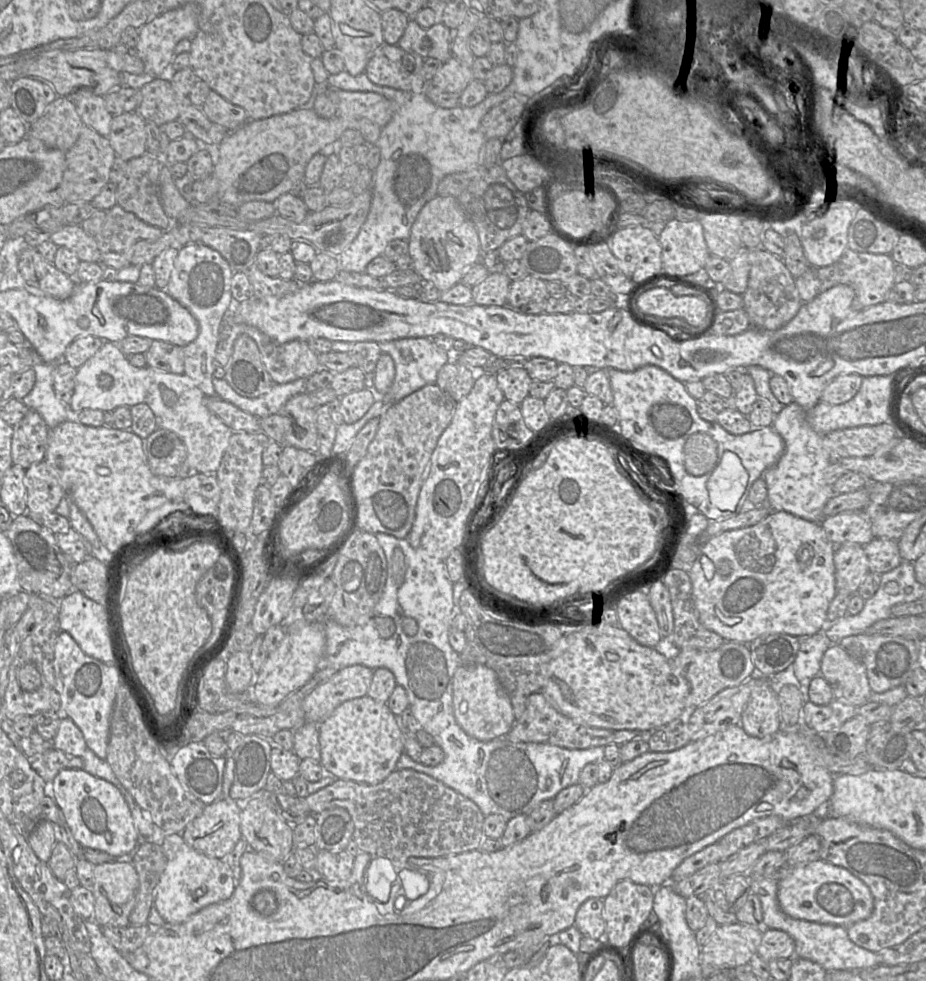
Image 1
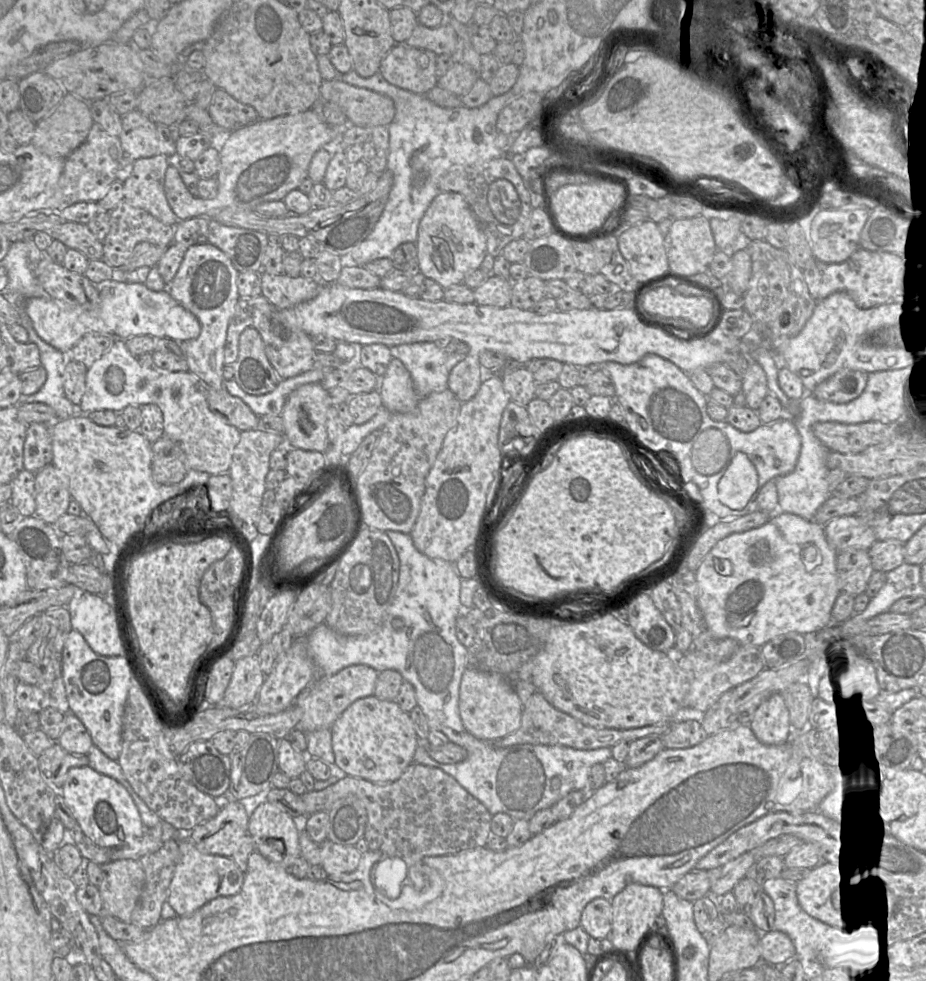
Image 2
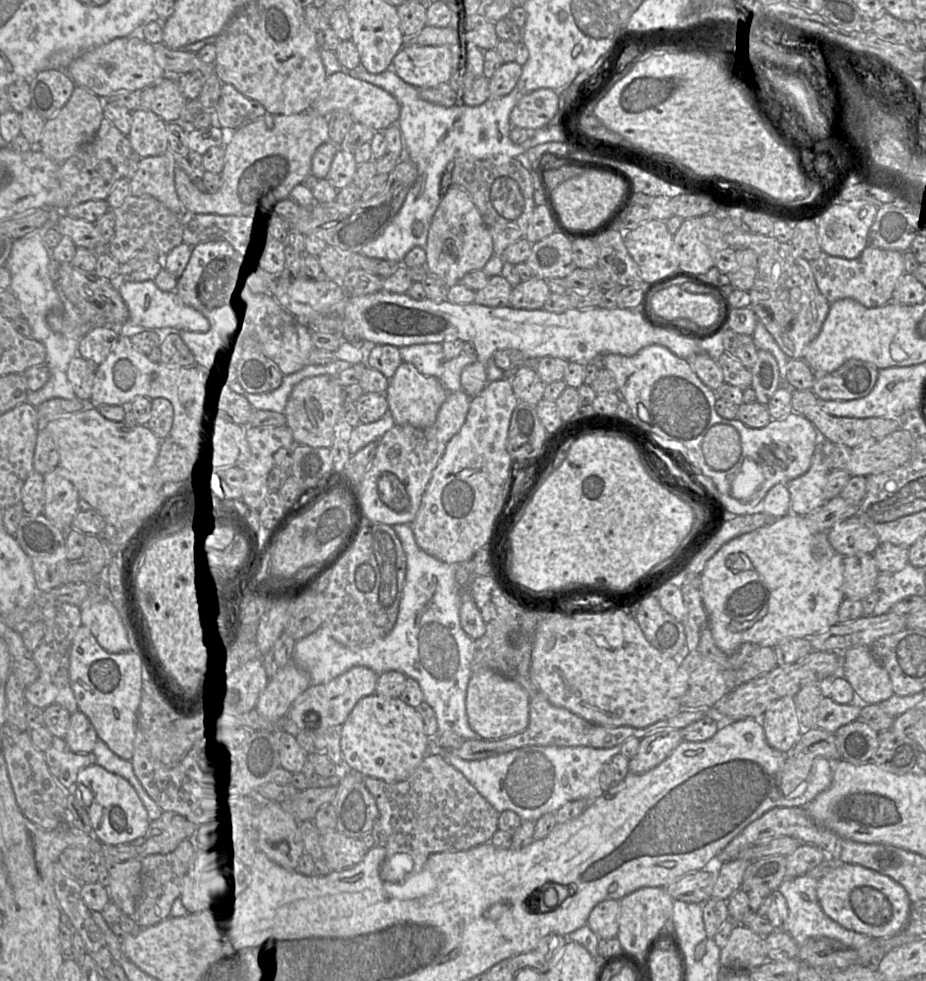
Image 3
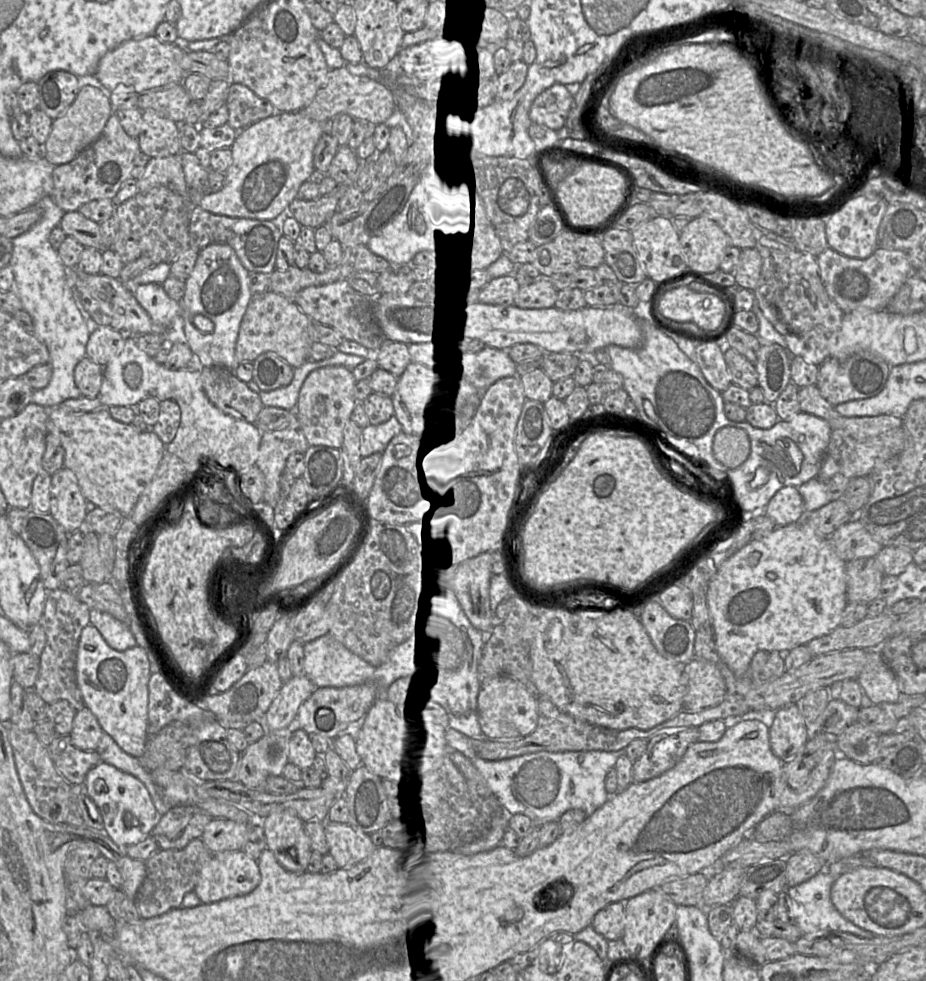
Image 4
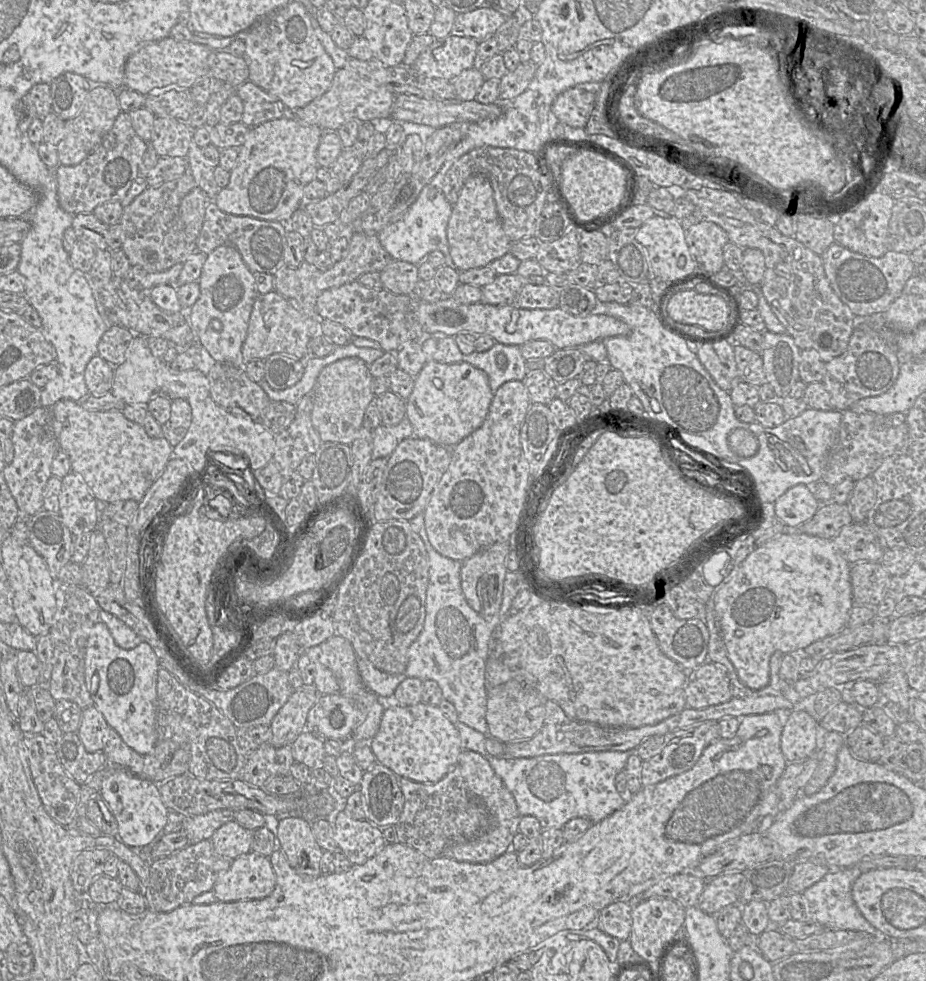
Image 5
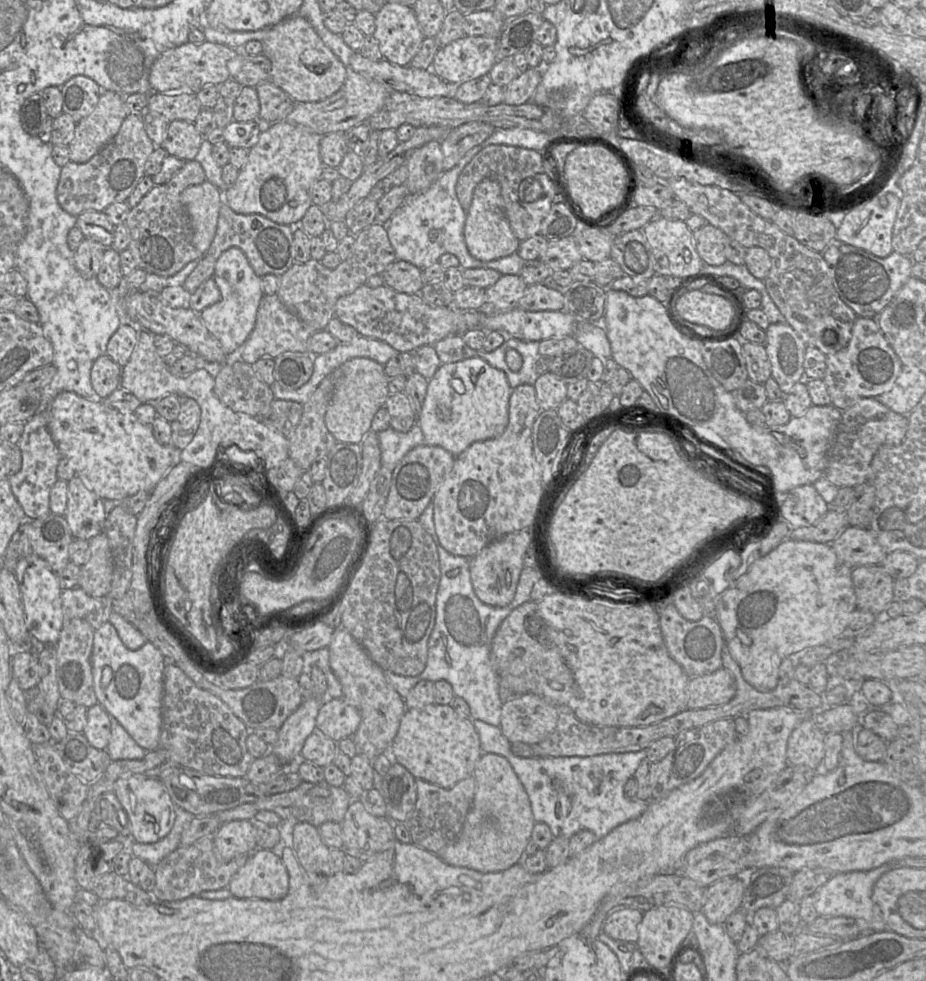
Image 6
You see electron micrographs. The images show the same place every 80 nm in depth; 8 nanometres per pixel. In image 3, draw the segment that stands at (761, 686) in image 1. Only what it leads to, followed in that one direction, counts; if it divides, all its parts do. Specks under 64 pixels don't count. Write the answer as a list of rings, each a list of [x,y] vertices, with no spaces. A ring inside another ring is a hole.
[[[792,697],[773,702],[759,720],[768,745],[785,754],[793,748],[802,734]]]

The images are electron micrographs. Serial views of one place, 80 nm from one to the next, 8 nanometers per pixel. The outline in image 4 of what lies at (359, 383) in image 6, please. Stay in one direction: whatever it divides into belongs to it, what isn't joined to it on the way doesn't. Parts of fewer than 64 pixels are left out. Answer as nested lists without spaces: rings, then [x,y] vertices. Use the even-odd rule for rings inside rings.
[[[326,366],[312,371],[305,379],[293,411],[310,446],[327,446],[340,449],[343,429],[351,419],[356,405],[354,388],[357,381],[352,369],[344,366]]]

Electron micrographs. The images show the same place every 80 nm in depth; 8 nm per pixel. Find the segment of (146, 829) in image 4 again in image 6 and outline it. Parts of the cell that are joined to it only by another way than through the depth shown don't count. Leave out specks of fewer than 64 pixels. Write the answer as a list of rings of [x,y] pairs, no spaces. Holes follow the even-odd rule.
[[[132,775],[118,779],[112,791],[125,811],[129,823],[129,837],[140,843],[155,843],[172,830],[176,806],[162,780],[145,775]]]

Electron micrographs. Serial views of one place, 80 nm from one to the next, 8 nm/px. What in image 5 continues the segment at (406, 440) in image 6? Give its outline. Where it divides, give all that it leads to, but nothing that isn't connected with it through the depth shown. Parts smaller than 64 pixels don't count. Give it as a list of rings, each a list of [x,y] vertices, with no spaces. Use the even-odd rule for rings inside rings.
[[[405,417],[394,426],[380,425],[372,430],[372,458],[388,458],[404,439],[414,437],[413,427]]]

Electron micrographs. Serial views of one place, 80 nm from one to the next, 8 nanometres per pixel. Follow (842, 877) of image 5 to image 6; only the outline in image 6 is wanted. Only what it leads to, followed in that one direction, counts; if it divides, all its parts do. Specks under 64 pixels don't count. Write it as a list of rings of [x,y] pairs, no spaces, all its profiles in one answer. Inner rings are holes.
[[[883,864],[869,871],[832,874],[829,880],[811,895],[818,915],[827,917],[844,916],[862,920],[869,931],[880,932],[886,930],[883,914],[879,906],[872,900],[872,890],[880,876],[894,868],[893,865]]]

